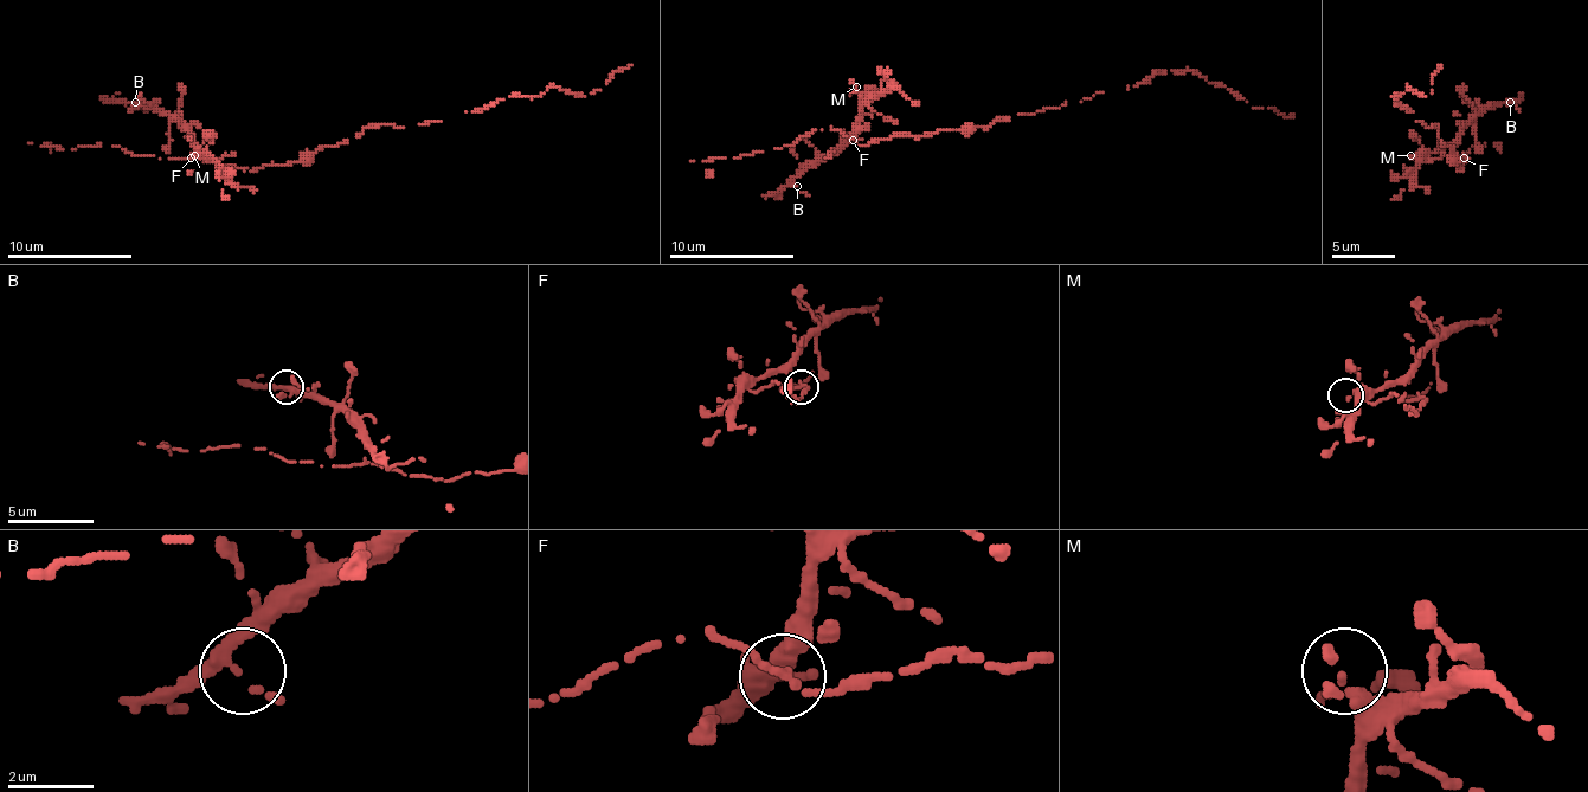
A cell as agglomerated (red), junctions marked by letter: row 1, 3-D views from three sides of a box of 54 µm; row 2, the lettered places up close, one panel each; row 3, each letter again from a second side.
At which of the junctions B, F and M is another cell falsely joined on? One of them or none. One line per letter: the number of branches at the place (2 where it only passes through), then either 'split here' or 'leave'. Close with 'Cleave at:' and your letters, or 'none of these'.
B: 3 | leave
F: 3 | split here
M: 2 | leave
Cleave at: F

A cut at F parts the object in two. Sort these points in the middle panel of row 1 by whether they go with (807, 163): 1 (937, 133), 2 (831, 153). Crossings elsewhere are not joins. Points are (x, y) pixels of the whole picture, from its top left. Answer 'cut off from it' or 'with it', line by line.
1: cut off from it
2: with it

